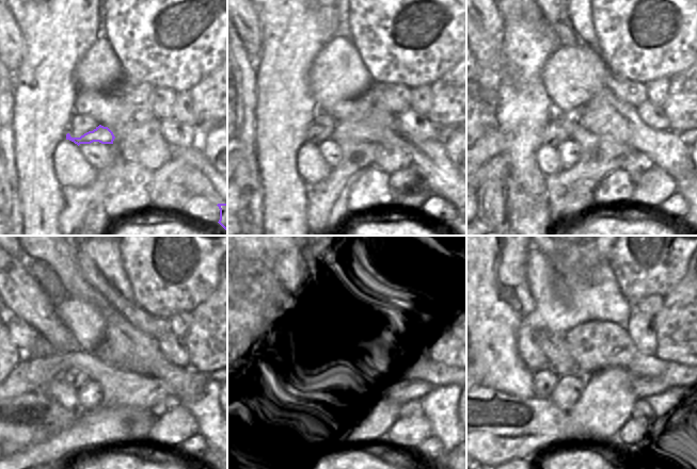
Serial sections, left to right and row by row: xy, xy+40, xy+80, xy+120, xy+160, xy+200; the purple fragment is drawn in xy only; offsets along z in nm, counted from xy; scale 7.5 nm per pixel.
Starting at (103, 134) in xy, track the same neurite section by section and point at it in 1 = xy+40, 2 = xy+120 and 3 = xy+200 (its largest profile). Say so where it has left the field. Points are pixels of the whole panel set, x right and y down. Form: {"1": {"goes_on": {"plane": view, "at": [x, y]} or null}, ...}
{"1": {"goes_on": {"plane": "xy+40", "at": [358, 130]}}, "2": {"goes_on": {"plane": "xy+120", "at": [126, 348]}}, "3": {"goes_on": {"plane": "xy+200", "at": [607, 344]}}}

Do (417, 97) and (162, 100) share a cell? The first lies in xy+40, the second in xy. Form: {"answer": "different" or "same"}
{"answer": "different"}

